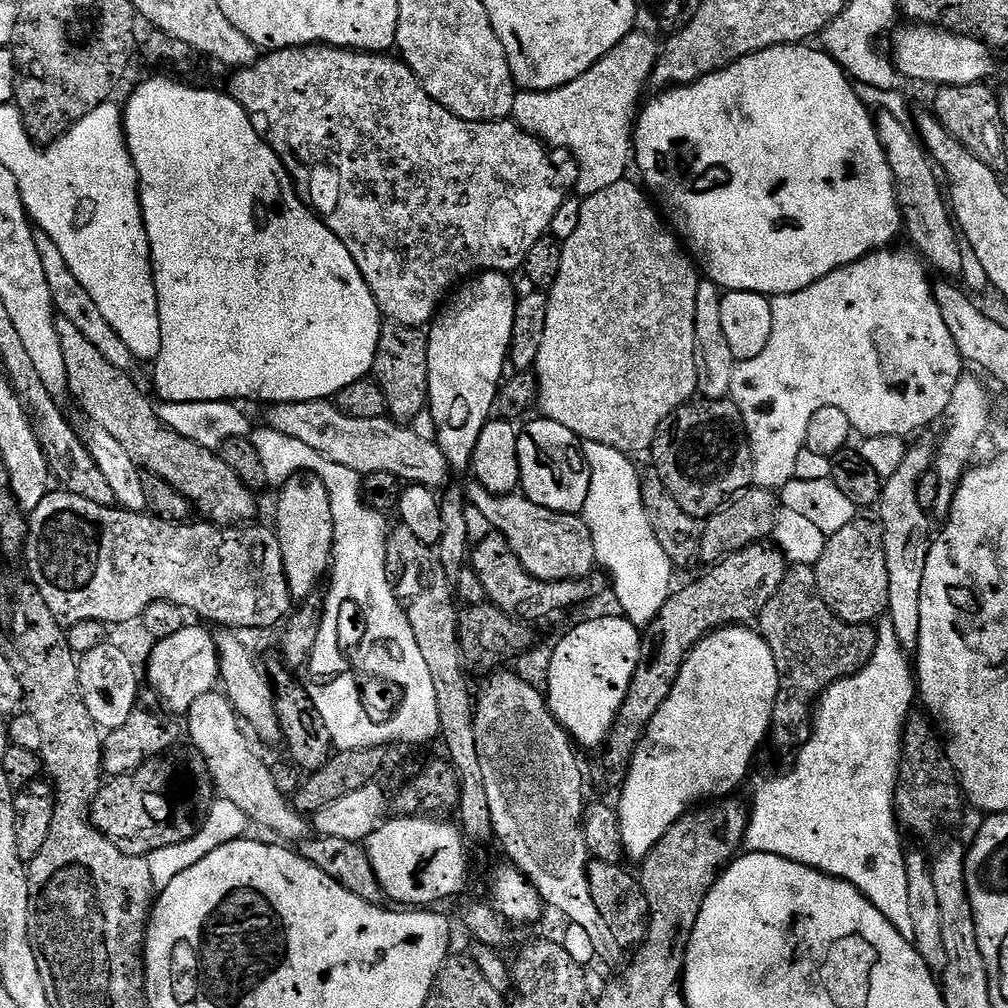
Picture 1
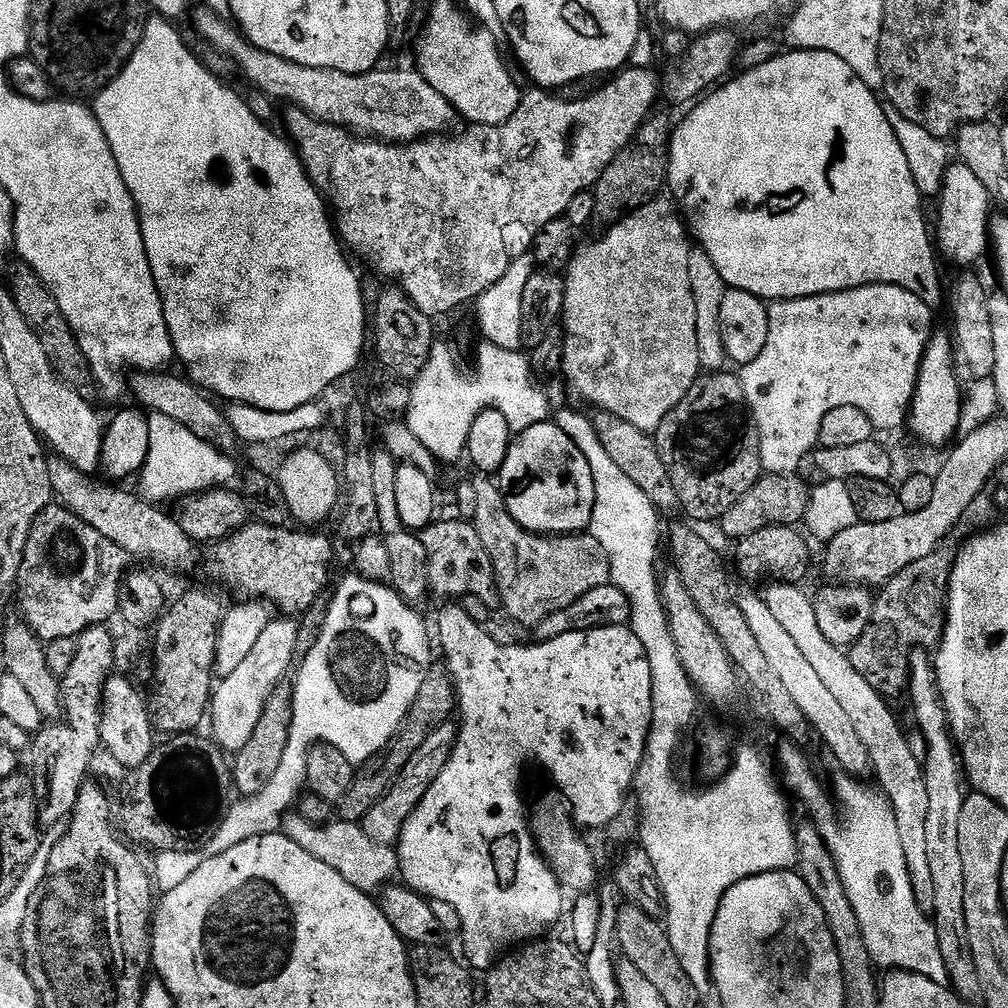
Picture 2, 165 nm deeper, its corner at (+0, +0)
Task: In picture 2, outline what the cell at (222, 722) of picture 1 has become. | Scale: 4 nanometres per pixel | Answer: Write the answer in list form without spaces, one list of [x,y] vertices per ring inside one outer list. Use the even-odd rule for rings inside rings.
[[[288,814],[282,821],[282,832],[298,842],[306,854],[314,854],[314,858],[318,858],[318,862],[326,862],[330,870],[338,870],[338,874],[342,874],[342,878],[346,878],[350,886],[358,890],[376,894],[397,879],[400,860],[396,857],[395,847],[374,842],[374,838],[370,838],[360,824],[352,824],[343,818],[325,824],[311,824],[297,814]]]

